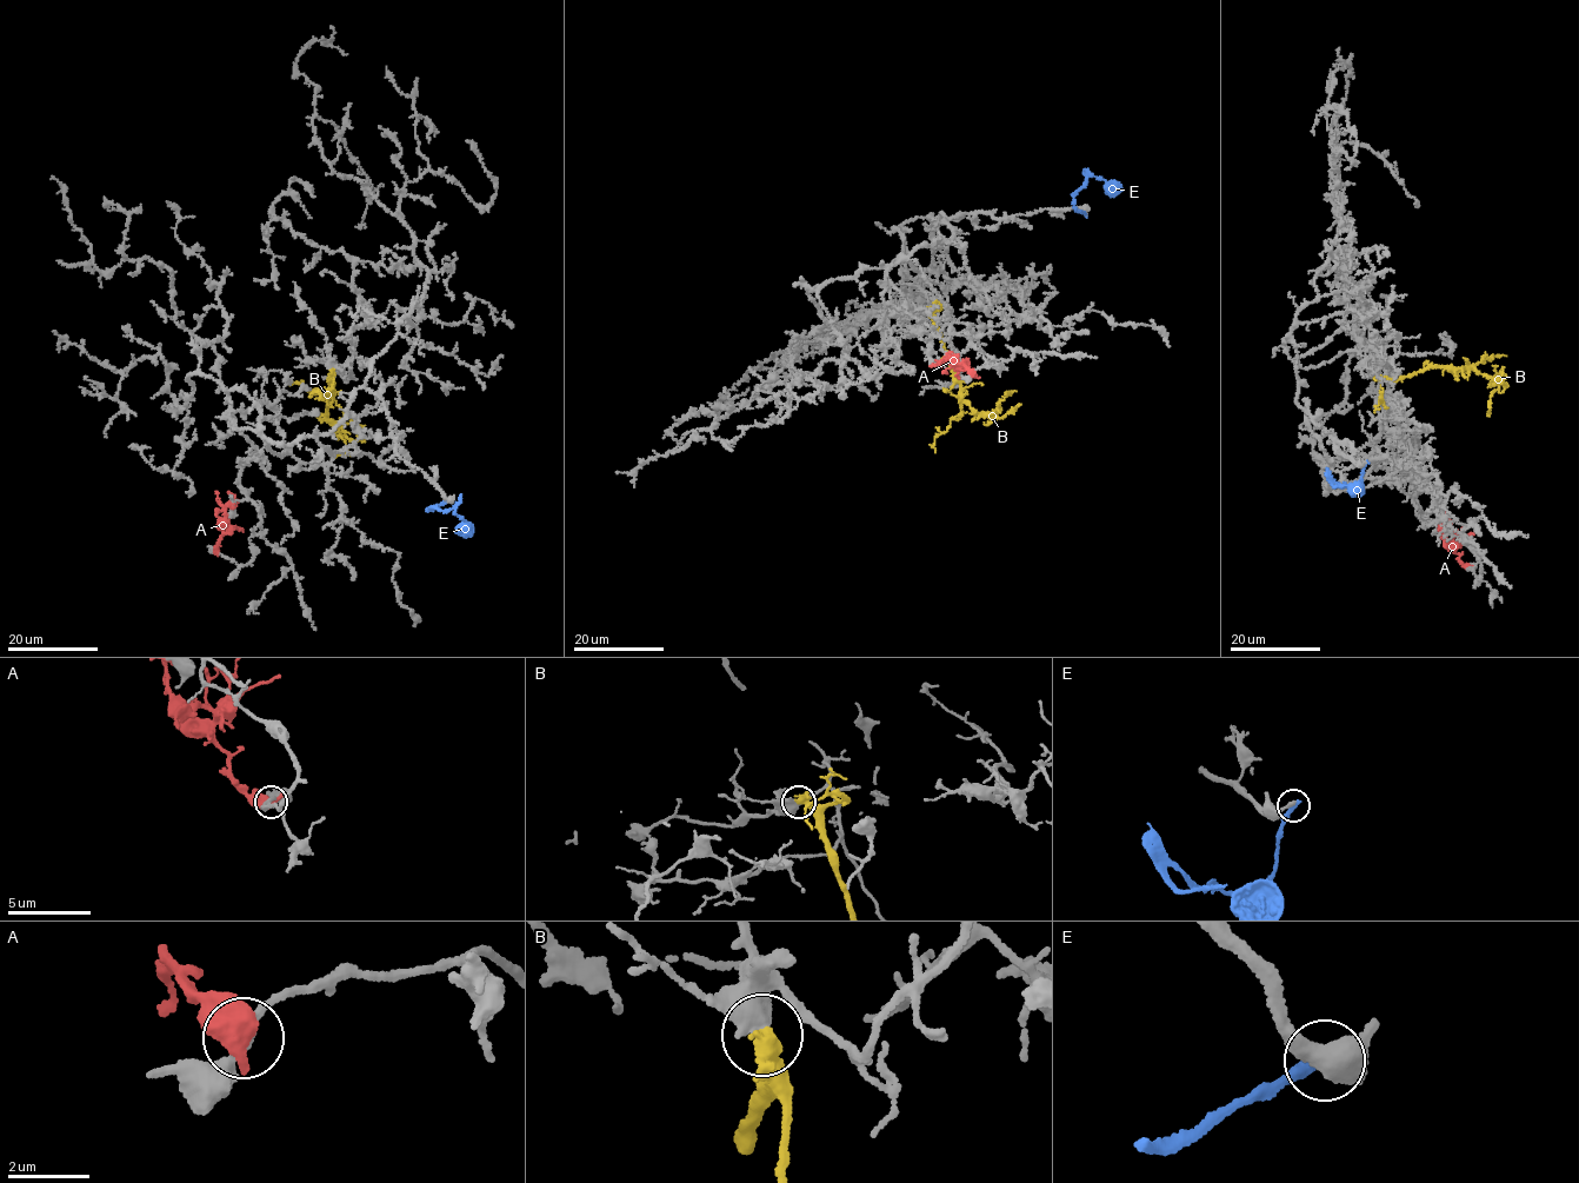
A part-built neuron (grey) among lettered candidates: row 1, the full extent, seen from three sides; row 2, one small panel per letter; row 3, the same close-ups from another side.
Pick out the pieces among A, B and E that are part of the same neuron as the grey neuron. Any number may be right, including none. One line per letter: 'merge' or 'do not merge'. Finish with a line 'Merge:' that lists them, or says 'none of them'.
A: do not merge
B: do not merge
E: do not merge
Merge: none of them

